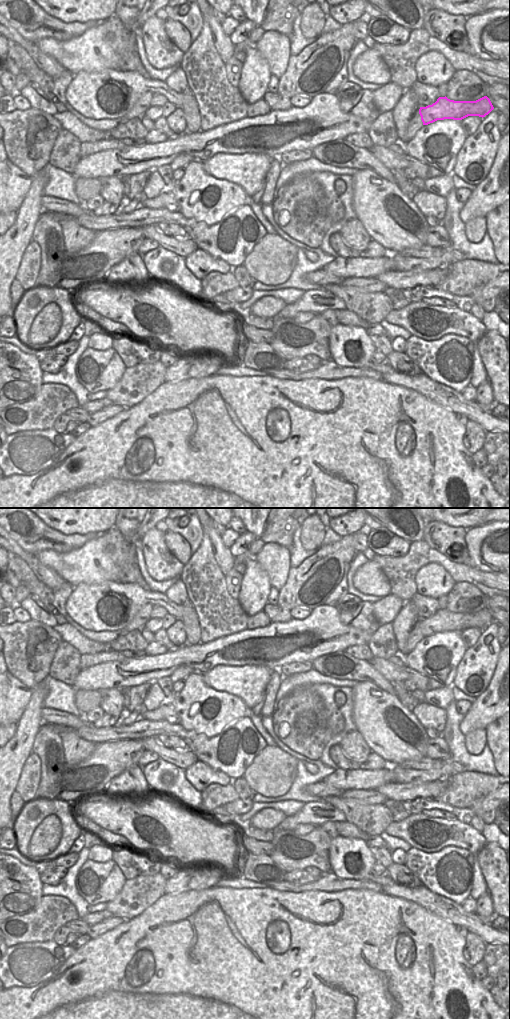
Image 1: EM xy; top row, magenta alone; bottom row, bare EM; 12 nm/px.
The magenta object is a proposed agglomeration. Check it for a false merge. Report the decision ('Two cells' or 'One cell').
One cell.

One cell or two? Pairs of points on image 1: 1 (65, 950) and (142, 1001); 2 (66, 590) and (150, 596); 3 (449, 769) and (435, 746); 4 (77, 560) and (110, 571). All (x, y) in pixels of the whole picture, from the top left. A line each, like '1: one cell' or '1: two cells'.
1: two cells
2: two cells
3: two cells
4: one cell

